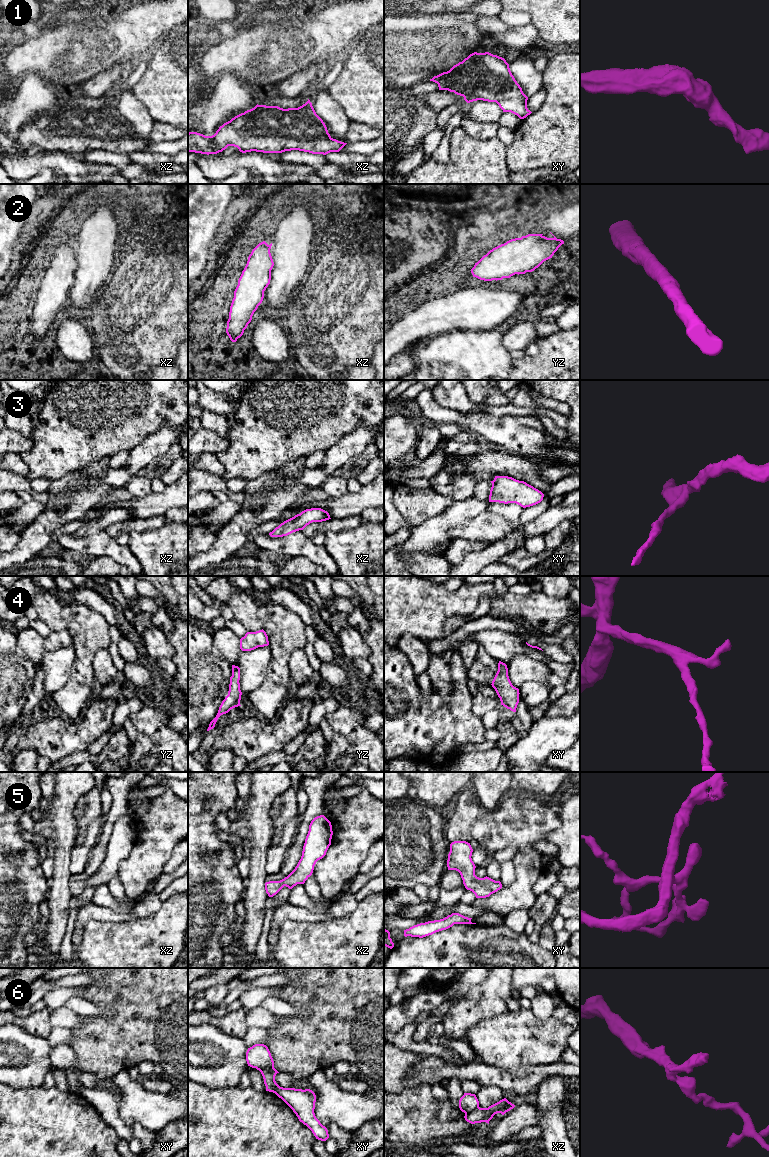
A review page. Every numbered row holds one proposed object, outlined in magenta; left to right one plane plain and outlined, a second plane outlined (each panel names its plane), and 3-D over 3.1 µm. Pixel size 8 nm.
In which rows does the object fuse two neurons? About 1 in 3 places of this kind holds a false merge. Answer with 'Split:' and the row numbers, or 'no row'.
Split: 6

